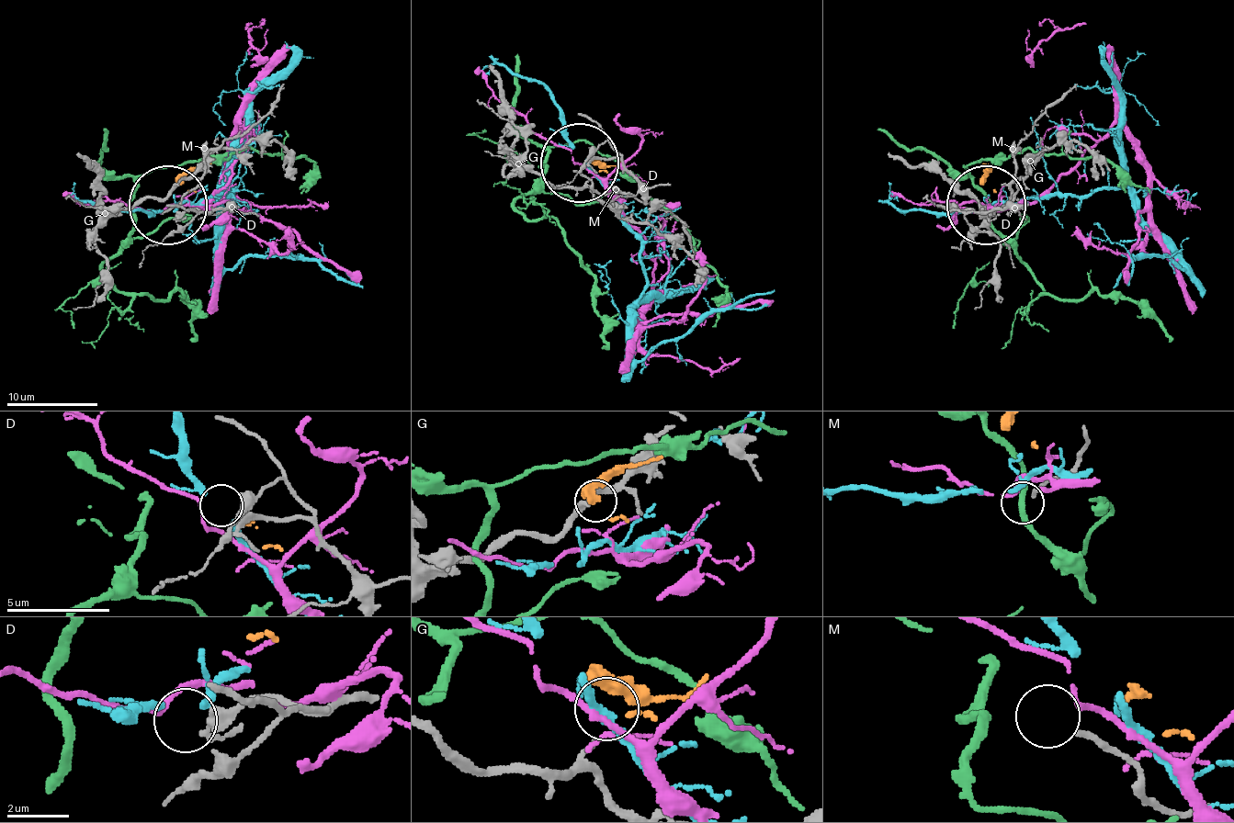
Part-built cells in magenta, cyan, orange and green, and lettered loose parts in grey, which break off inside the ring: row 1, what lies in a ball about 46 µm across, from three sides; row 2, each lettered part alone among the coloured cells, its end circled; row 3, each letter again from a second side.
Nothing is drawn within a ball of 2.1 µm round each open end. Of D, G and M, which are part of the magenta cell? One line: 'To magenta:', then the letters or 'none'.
To magenta: none

